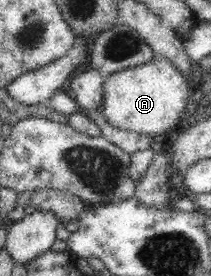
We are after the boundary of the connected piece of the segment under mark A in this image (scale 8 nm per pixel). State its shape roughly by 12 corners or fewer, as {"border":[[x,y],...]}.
{"border":[[165,57],[103,83],[114,128],[154,138],[176,129],[195,101]]}

